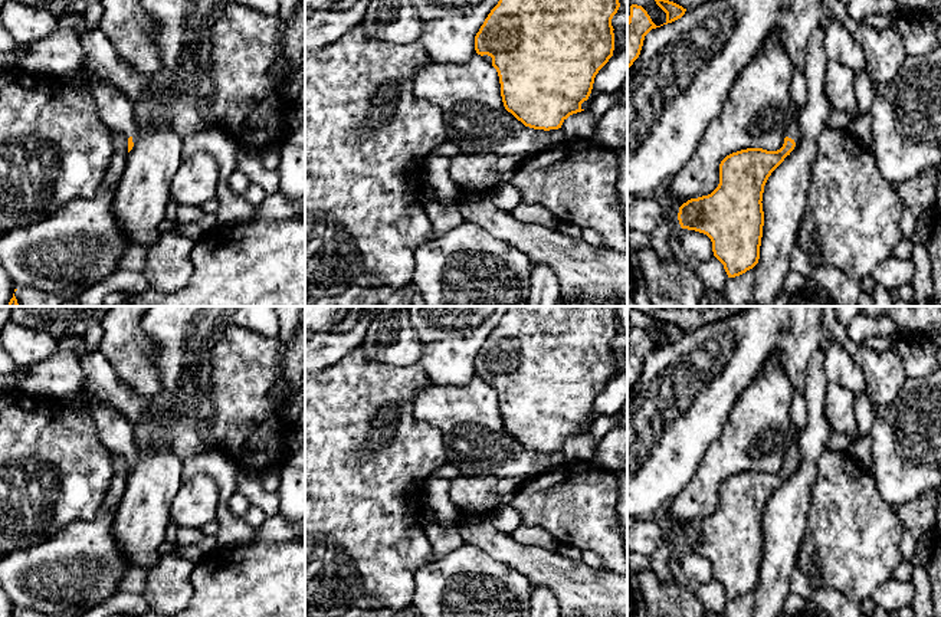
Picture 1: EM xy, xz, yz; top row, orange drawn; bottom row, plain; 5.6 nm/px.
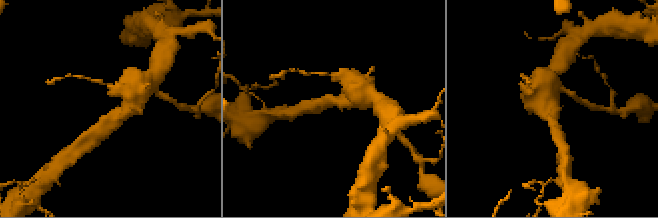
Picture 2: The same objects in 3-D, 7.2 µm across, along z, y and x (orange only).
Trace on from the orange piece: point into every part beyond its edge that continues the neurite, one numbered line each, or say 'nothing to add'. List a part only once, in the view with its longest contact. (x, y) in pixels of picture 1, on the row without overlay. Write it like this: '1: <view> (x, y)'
1: yz (792, 455)

